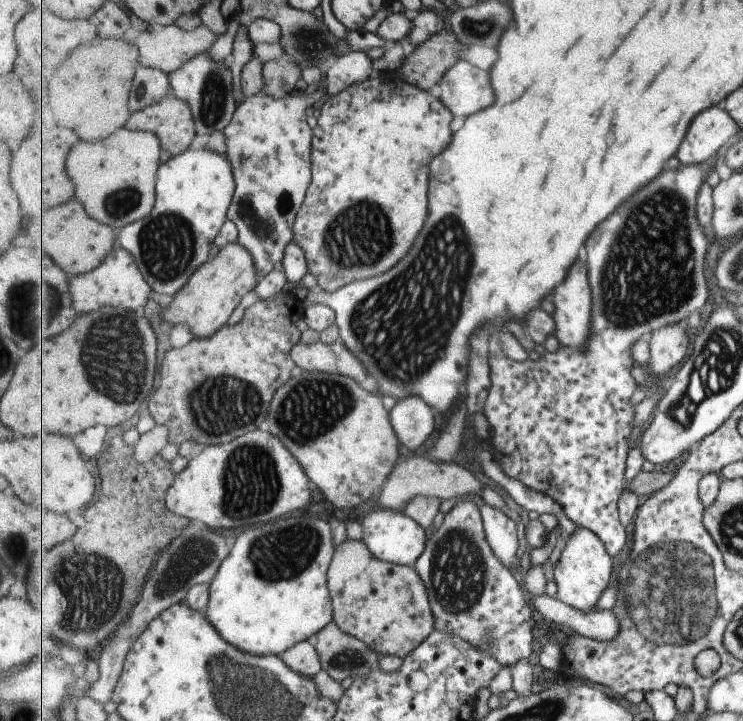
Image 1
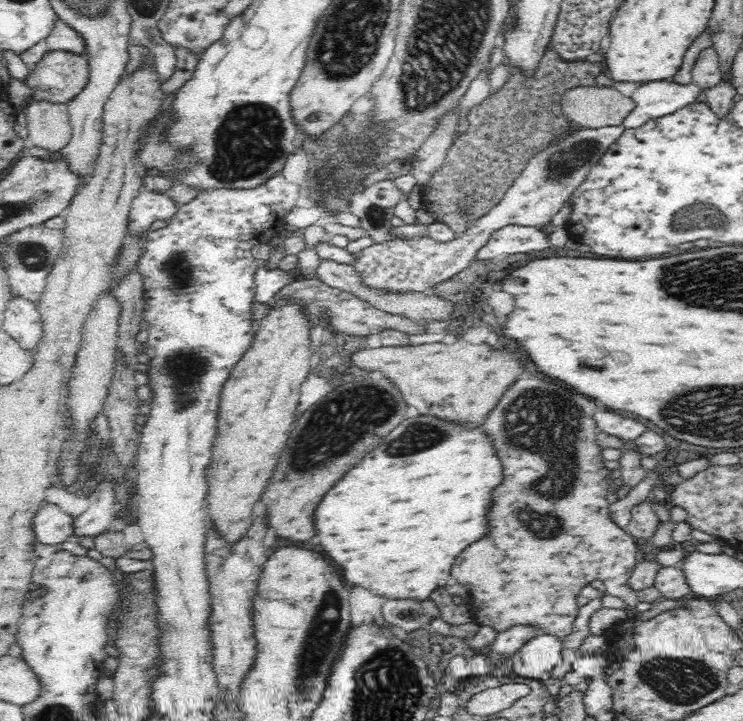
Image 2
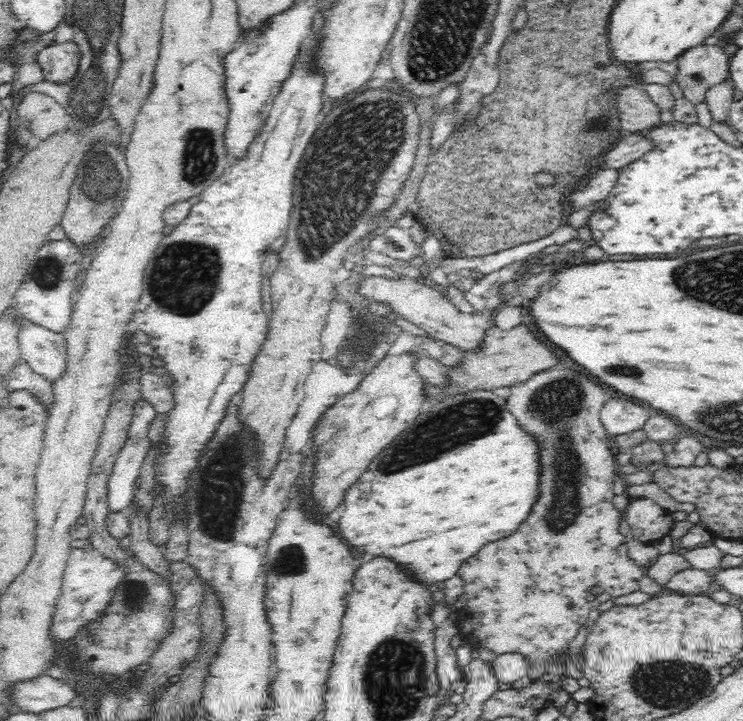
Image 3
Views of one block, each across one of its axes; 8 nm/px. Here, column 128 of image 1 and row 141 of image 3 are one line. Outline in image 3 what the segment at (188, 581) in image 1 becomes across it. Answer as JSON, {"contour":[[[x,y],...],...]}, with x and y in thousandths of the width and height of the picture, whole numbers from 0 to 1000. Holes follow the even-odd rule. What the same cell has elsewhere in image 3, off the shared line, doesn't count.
{"contour":[[[841,184],[837,187],[829,202],[818,211],[816,216],[816,230],[820,233],[837,234],[859,219],[864,219],[883,205],[883,198],[878,193],[864,189],[864,186]]]}

